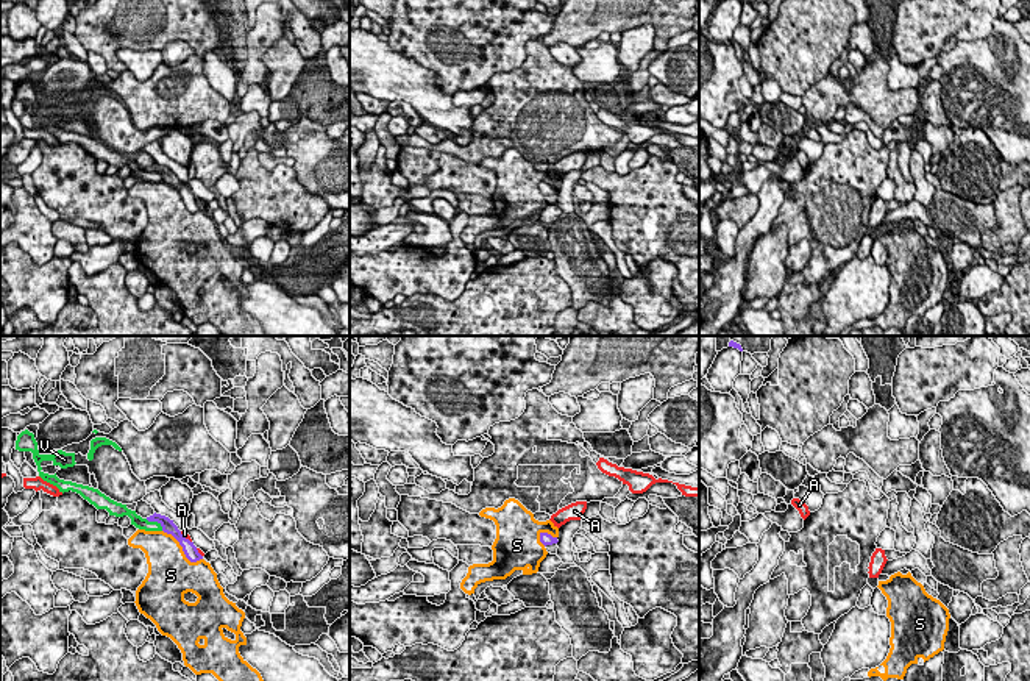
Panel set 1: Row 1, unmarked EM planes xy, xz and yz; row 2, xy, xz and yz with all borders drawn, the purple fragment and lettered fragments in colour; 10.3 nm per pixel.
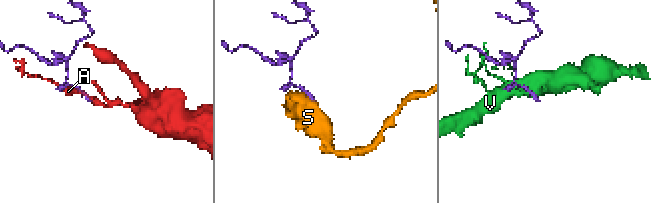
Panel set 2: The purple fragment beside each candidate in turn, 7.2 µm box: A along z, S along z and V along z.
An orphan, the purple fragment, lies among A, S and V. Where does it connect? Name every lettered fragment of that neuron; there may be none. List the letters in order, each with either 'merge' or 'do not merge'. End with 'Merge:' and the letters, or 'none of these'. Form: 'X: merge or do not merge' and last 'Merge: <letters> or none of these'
A: do not merge
S: do not merge
V: do not merge
Merge: none of these

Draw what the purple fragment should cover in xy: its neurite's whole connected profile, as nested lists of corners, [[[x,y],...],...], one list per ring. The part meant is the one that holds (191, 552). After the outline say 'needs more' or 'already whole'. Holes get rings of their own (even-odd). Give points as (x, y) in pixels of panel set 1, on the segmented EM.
[[[153,514],[150,517],[147,517],[148,522],[158,522],[162,526],[162,531],[167,534],[172,534],[179,545],[183,547],[183,551],[186,554],[186,558],[190,562],[197,562],[200,559],[203,559],[203,556],[198,553],[197,547],[194,545],[194,542],[190,542],[189,539],[186,539],[181,531],[178,529],[178,526],[173,523],[173,520],[170,520],[165,515],[161,514]]] | already whole

